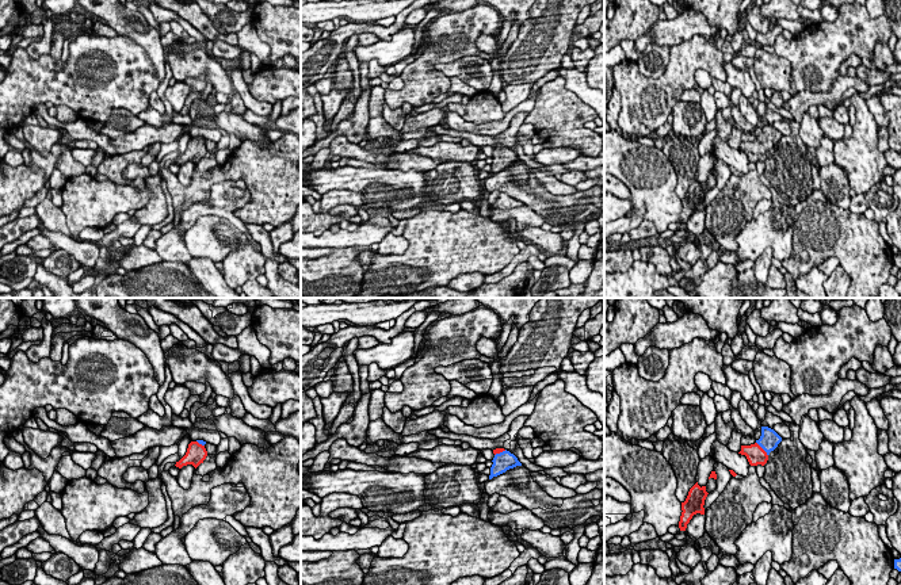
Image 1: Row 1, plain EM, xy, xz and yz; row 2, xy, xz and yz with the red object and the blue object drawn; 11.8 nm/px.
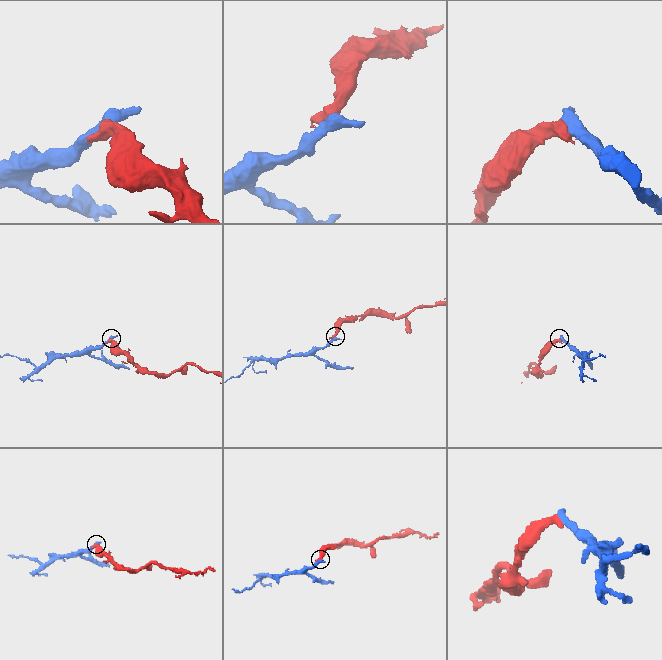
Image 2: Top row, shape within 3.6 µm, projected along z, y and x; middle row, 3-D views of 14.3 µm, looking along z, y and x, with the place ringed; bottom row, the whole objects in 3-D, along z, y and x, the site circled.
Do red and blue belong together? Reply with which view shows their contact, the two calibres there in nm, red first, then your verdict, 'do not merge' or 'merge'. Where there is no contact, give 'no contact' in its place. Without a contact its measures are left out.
yz | 220/240 nm | merge

